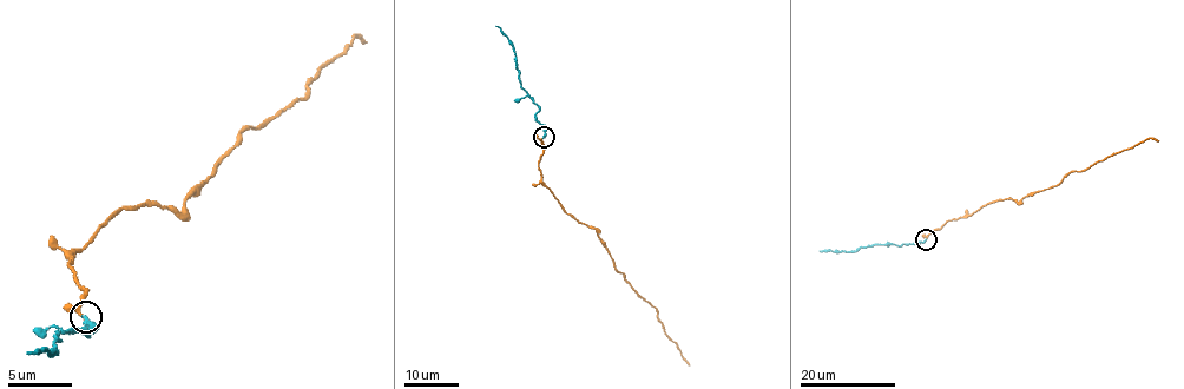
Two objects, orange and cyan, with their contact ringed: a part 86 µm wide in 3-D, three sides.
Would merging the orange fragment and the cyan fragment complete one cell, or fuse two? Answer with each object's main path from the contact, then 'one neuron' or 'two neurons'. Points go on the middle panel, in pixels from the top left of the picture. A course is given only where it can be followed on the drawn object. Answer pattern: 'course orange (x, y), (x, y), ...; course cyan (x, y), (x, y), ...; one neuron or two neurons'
course orange (544, 137), (543, 182), (567, 213), (596, 231), (614, 266), (656, 310), (664, 331), (690, 364); course cyan (544, 137), (545, 127), (535, 119), (539, 107), (518, 77), (514, 48), (495, 25); one neuron

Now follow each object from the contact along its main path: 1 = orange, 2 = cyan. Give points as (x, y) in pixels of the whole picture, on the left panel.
1: (86, 320), (71, 257), (124, 209), (179, 211), (243, 130), (306, 94), (354, 35), (367, 41)
2: (86, 316), (91, 323), (74, 329), (87, 333), (60, 330), (53, 350), (59, 350), (28, 351)

